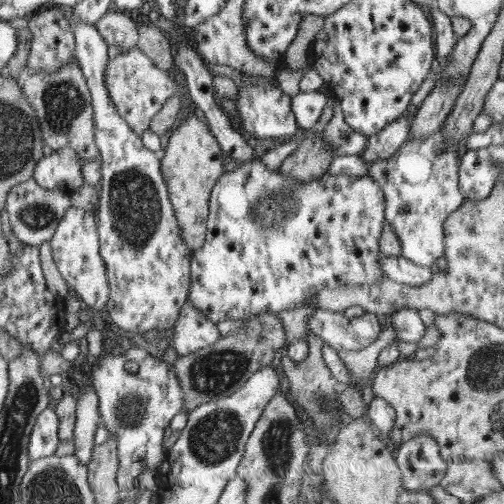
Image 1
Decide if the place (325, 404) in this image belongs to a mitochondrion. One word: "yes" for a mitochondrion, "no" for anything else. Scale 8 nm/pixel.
yes

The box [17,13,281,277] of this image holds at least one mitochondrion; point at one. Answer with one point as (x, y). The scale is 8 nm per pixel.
(134, 207)

